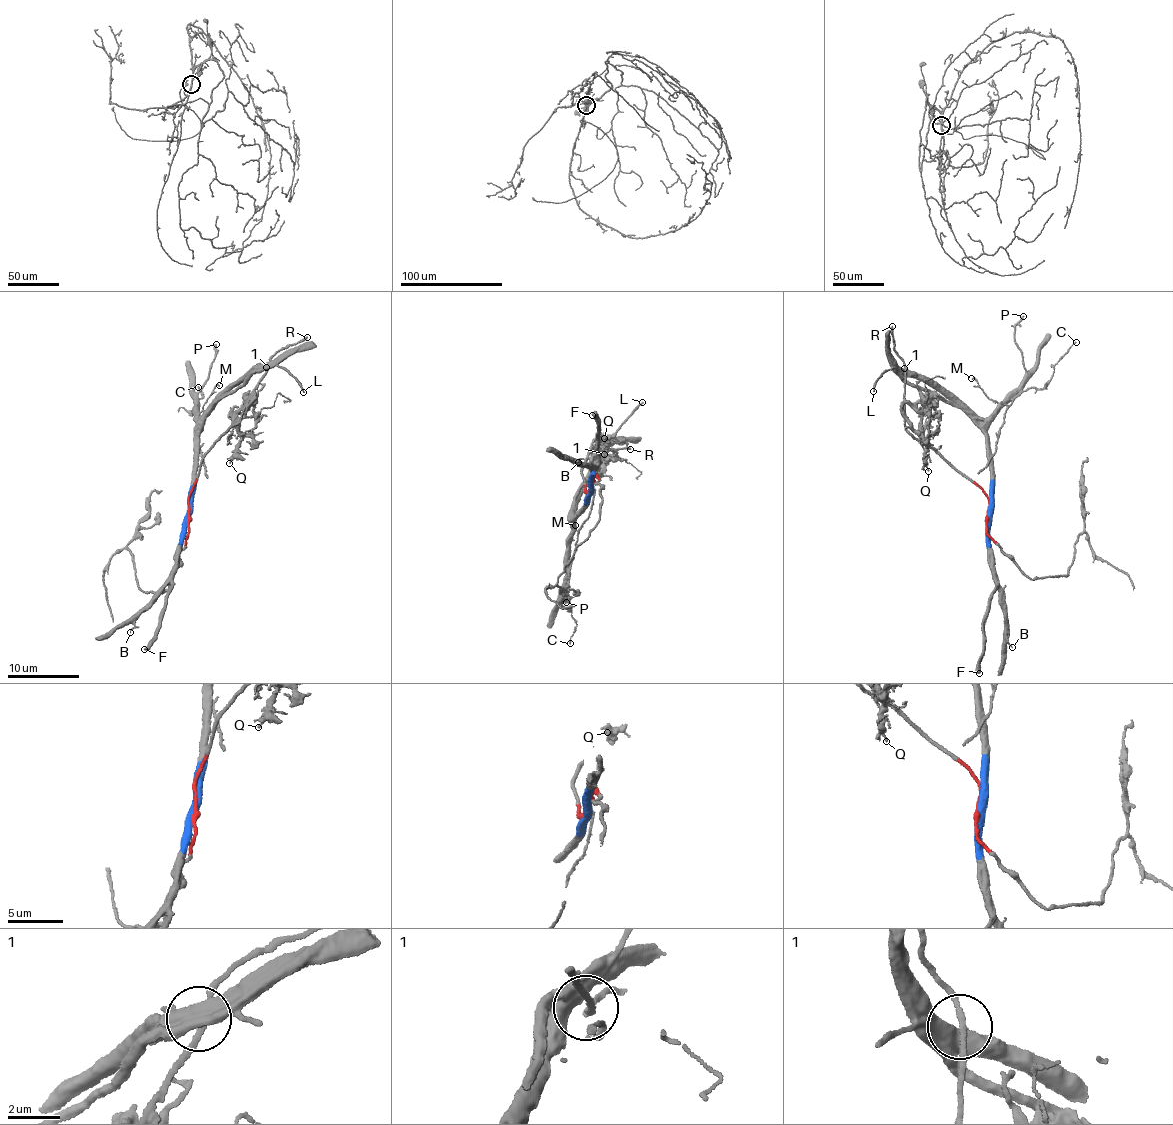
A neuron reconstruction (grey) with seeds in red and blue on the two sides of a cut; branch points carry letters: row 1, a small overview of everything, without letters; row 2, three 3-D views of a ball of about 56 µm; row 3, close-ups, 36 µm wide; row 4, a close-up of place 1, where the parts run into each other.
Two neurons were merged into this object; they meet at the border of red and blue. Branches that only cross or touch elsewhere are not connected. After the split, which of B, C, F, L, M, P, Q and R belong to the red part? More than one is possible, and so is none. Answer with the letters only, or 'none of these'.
Q, R

